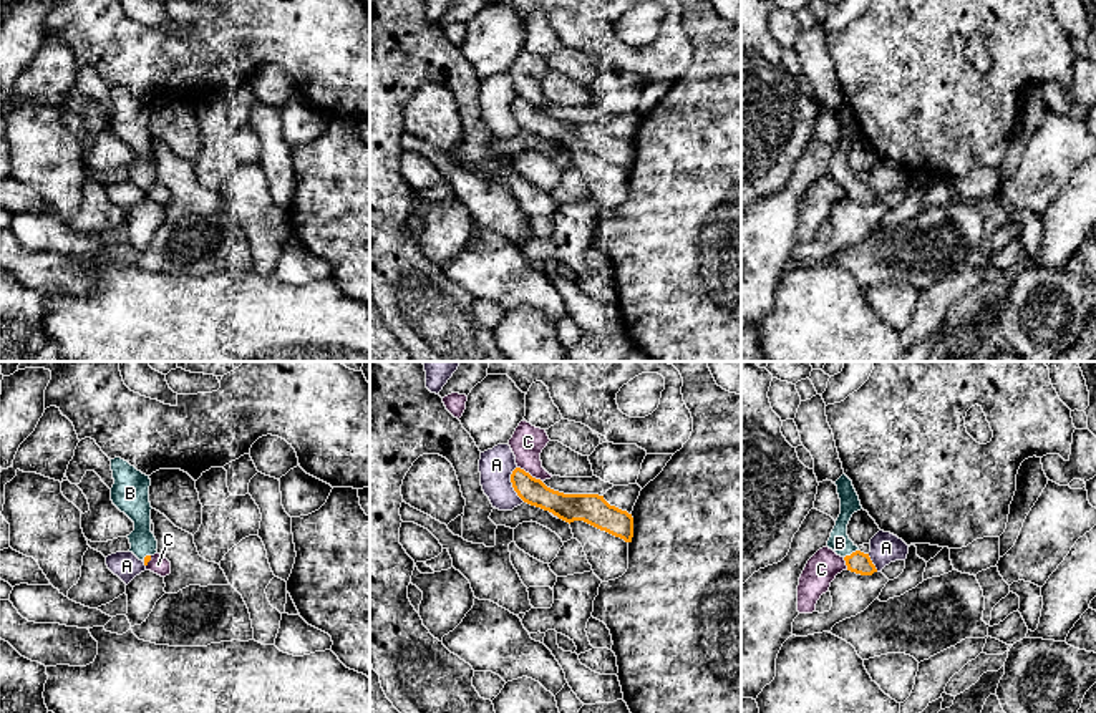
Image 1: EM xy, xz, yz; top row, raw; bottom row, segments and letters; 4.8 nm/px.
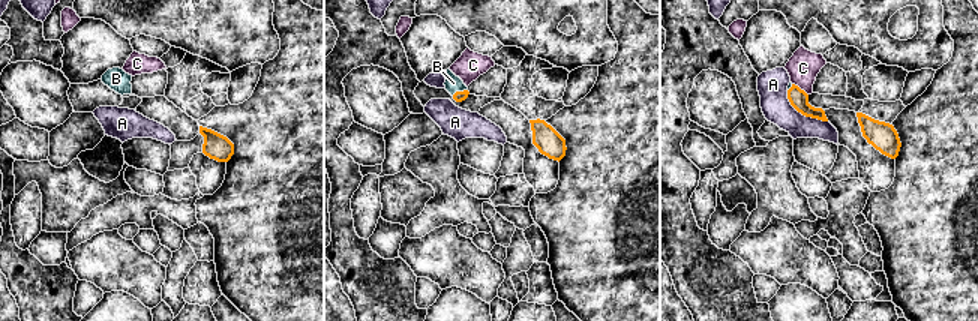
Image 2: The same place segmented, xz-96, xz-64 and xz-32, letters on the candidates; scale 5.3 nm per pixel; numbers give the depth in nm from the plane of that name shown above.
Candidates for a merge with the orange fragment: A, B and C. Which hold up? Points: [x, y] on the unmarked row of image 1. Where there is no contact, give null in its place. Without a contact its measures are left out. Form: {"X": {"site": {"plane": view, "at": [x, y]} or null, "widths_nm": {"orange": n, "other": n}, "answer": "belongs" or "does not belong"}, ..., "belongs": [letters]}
{"A": {"site": {"plane": "xz", "at": [513, 113]}, "widths_nm": {"orange": 130, "other": 170}, "answer": "does not belong"}, "B": {"site": {"plane": "yz", "at": [853, 181]}, "widths_nm": {"orange": 110, "other": 100}, "answer": "belongs"}, "C": {"site": {"plane": "xz", "at": [528, 101]}, "widths_nm": {"orange": 130, "other": 160}, "answer": "does not belong"}, "belongs": ["B"]}

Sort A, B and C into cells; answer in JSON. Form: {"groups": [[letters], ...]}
{"groups": [["A"], ["B"], ["C"]]}

